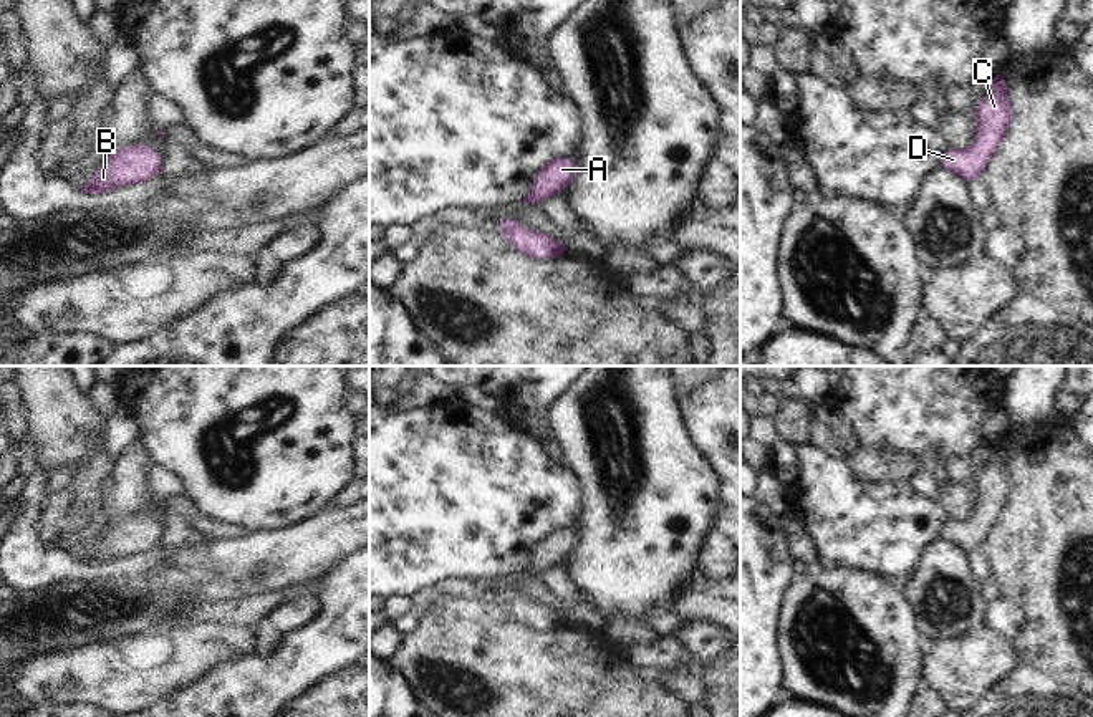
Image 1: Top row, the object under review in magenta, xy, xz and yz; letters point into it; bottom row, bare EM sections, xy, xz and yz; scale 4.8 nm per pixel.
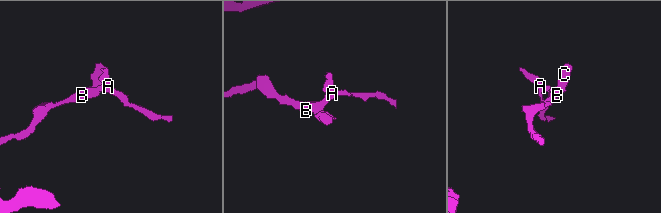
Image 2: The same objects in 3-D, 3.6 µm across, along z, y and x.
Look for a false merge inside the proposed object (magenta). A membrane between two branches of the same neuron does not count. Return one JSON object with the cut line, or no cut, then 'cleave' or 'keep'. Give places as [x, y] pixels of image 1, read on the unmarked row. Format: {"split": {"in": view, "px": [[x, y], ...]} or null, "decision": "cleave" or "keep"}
{"split": null, "decision": "keep"}

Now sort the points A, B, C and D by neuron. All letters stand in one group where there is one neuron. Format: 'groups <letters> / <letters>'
groups A B C D

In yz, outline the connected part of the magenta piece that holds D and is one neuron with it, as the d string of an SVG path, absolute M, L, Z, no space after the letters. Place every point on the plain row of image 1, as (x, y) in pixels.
M1002 440L994 447L994 457L979 474L975 490L975 515L969 520L947 520L942 525L942 538L957 545L965 555L977 550L989 530L992 530L1000 510L1005 505L1012 485L1005 465L1005 447Z

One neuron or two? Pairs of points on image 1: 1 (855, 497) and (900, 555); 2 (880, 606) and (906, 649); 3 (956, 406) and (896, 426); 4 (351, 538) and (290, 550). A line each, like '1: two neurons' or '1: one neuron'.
1: one neuron
2: one neuron
3: one neuron
4: one neuron

